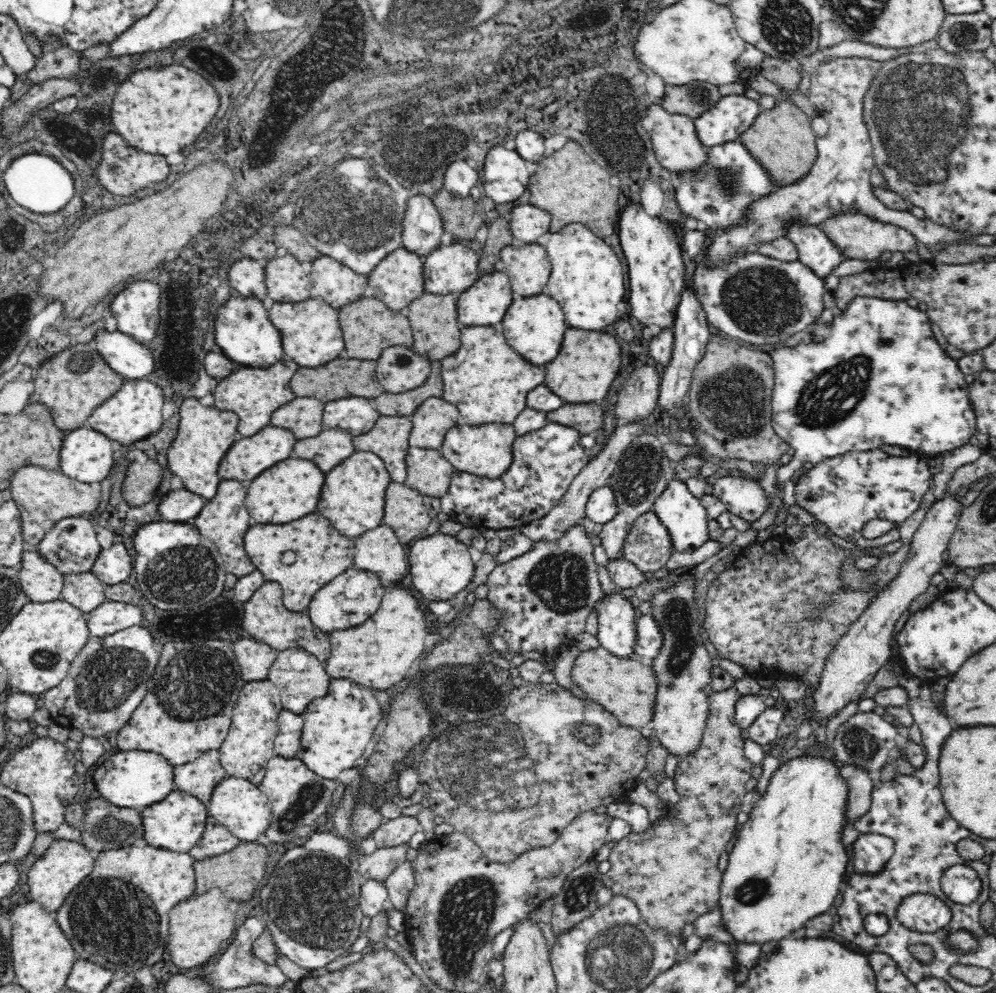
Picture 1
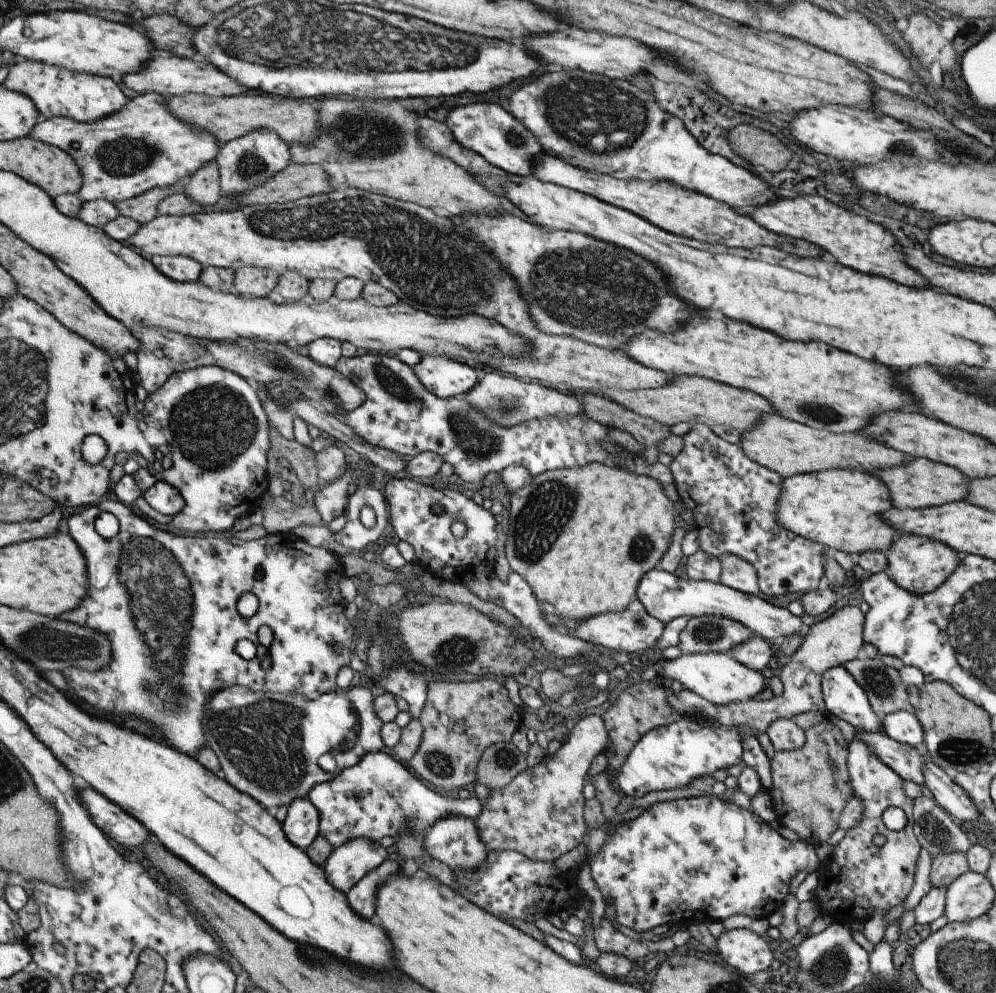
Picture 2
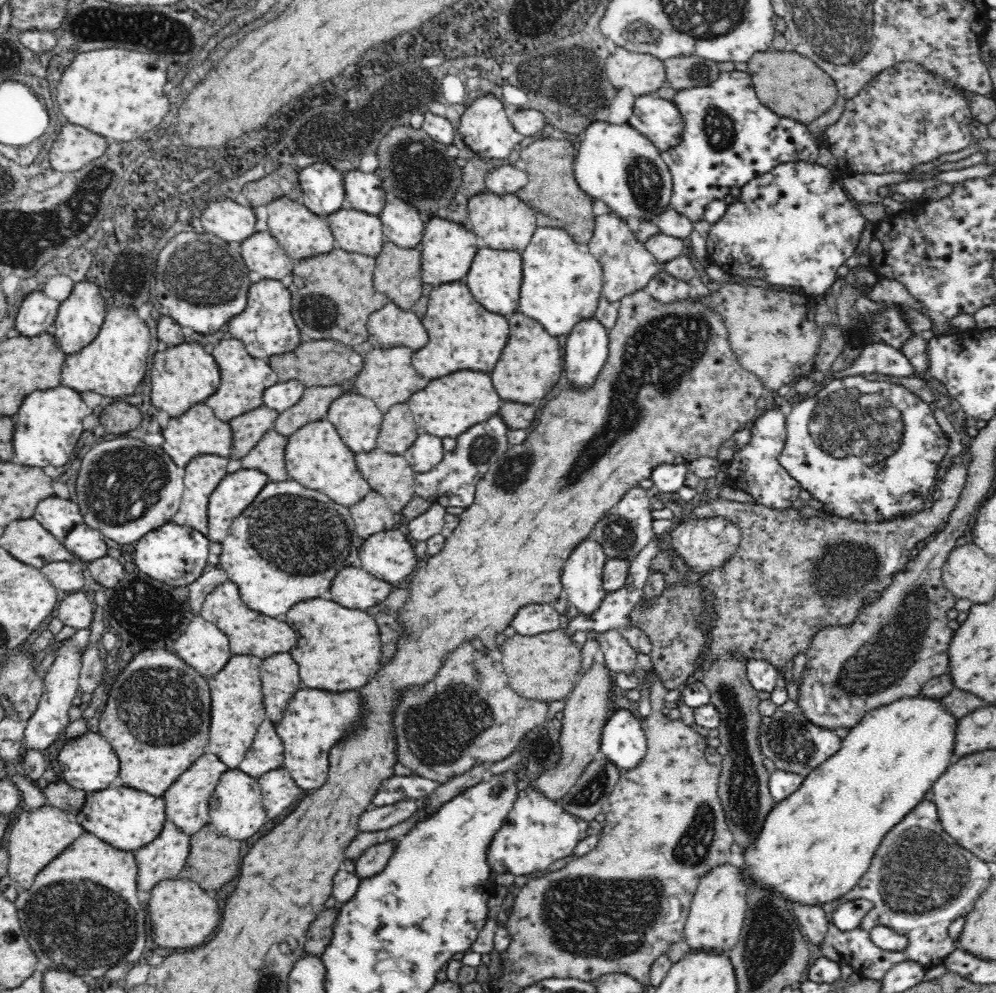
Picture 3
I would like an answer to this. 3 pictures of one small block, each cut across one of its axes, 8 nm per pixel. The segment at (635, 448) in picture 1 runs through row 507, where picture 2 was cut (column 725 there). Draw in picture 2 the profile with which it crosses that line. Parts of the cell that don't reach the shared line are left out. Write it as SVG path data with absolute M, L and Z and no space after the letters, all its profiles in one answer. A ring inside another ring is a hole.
M706 614L686 621L679 633L676 651L684 654L729 653L734 646L740 646L740 642L756 636L740 622Z

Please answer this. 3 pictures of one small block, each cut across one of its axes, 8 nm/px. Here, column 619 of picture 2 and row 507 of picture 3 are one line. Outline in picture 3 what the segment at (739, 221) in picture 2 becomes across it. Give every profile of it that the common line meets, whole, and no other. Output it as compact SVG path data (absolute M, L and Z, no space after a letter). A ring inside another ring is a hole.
M198 455L185 466L184 488L172 523L187 526L208 536L209 496L226 476L228 459L216 455Z

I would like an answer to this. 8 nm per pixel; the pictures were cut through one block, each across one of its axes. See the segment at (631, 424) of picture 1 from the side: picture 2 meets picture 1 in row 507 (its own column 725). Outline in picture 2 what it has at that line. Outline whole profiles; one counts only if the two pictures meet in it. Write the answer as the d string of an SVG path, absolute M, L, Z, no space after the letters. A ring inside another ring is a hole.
M728 552L718 560L721 564L720 583L744 594L756 595L760 592L758 574L750 562Z

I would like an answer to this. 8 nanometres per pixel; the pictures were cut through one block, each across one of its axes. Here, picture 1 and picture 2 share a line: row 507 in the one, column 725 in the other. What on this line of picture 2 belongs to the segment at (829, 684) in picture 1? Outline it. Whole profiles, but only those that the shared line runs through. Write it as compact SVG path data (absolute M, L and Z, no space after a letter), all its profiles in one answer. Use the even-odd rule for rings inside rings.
M746 928L725 929L716 938L715 956L740 973L756 974L771 966L772 949L766 936Z

